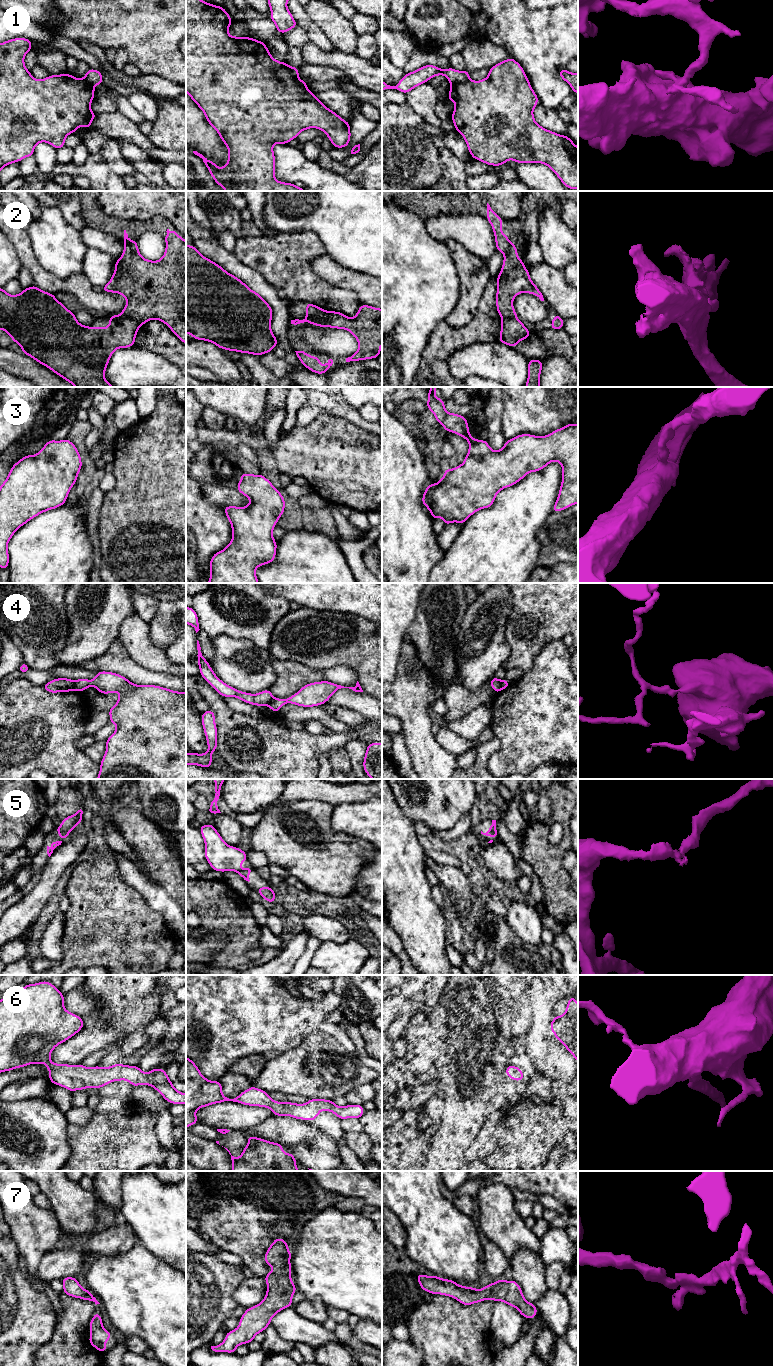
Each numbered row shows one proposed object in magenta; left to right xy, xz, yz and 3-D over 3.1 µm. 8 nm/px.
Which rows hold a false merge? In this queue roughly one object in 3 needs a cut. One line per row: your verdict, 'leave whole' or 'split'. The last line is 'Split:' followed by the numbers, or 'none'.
1: split
2: split
3: leave whole
4: split
5: leave whole
6: leave whole
7: leave whole
Split: 1, 2, 4

